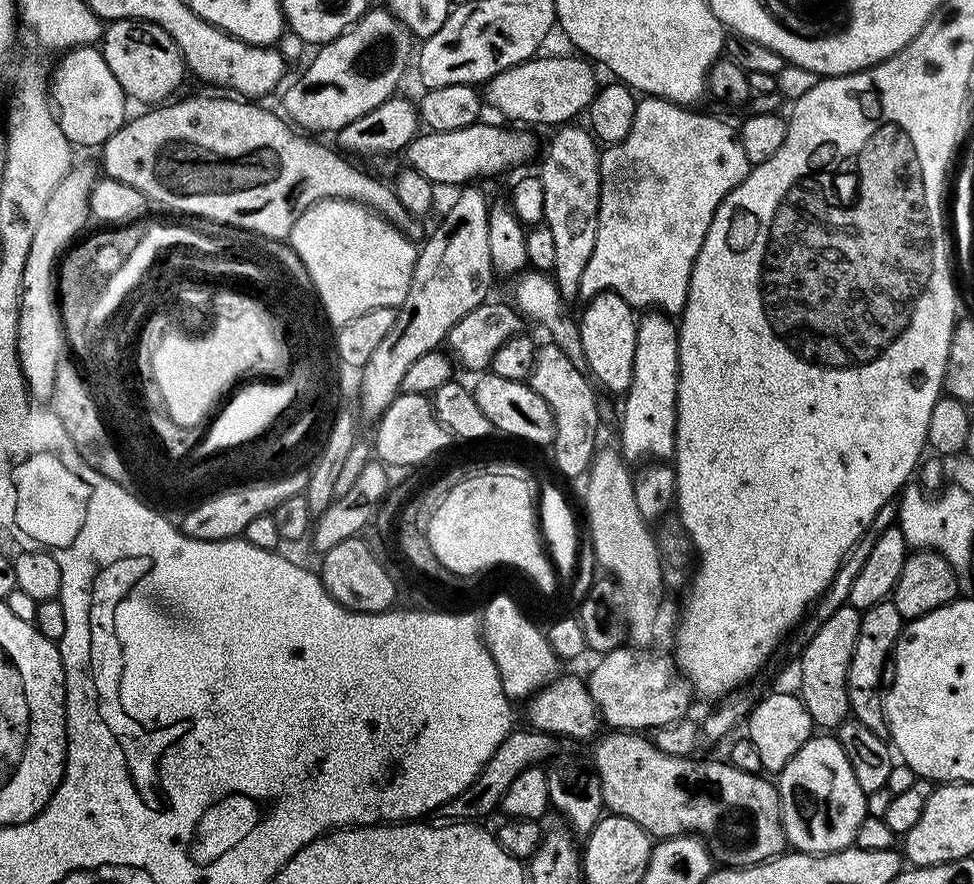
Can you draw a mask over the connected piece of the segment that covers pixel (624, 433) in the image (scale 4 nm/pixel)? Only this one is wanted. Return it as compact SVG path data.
M648 310L636 321L634 374L619 417L619 451L629 462L664 462L676 450L676 399L678 398L678 324L671 315Z

